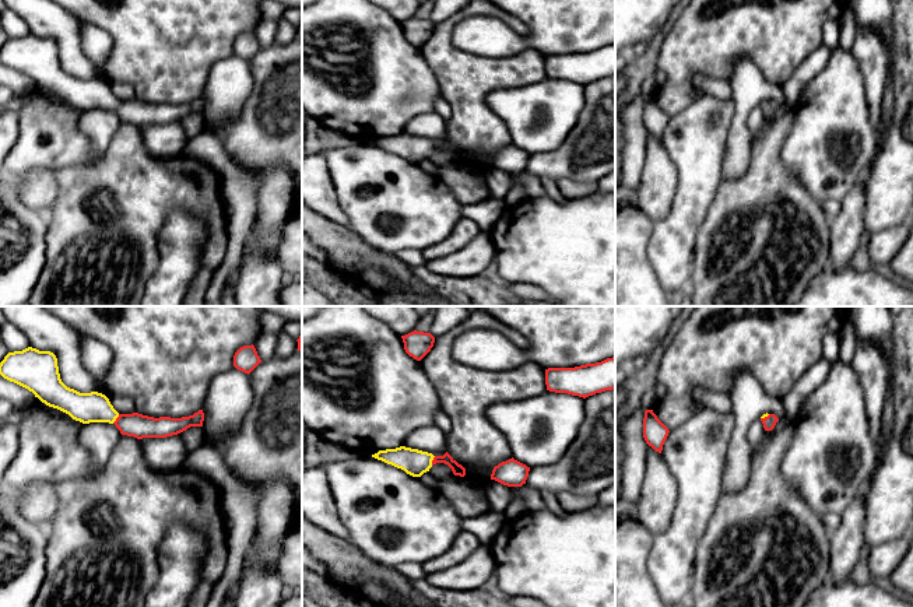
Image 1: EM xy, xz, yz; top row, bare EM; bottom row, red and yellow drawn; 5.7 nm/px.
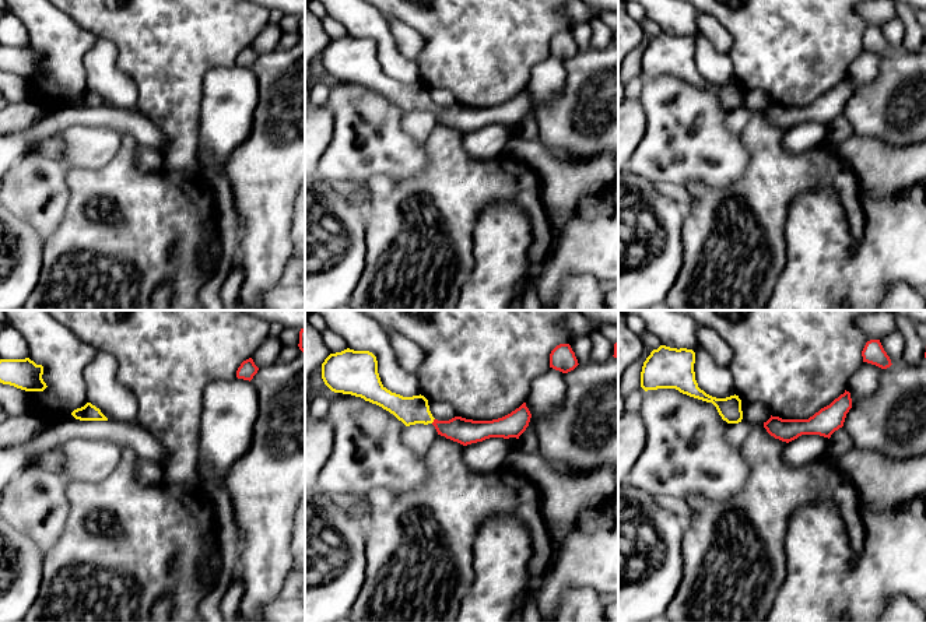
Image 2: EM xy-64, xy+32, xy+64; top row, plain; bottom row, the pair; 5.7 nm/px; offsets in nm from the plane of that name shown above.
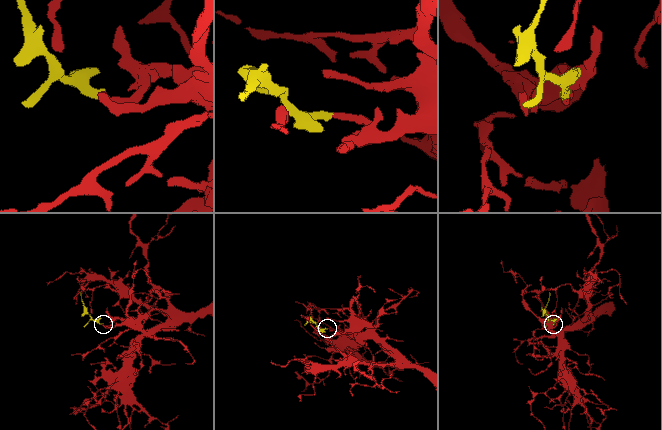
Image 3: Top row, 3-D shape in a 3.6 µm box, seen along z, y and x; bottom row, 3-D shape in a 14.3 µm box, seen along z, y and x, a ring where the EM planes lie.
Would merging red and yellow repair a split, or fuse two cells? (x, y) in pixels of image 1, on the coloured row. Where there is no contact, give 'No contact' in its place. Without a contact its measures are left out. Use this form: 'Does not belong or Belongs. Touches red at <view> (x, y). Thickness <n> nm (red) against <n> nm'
Belongs. Touches red at xy (116, 418). Thickness 140 nm (red) against 180 nm

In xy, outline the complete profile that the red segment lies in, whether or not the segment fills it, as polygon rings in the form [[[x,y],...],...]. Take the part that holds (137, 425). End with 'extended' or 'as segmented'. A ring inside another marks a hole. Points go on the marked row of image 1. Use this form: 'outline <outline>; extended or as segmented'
outline [[[32,347],[8,352],[0,362],[0,375],[76,421],[115,424],[122,435],[137,439],[178,435],[190,427],[203,427],[204,421],[203,410],[182,418],[154,418],[138,413],[119,414],[105,394],[80,393],[67,387],[60,379],[56,355]]]; extended

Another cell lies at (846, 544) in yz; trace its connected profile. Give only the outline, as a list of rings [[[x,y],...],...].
[[[871,476],[863,481],[856,498],[849,504],[840,515],[840,524],[829,541],[829,573],[828,580],[832,583],[843,583],[851,578],[851,572],[858,562],[864,537],[863,529],[865,522],[864,499],[870,488]]]

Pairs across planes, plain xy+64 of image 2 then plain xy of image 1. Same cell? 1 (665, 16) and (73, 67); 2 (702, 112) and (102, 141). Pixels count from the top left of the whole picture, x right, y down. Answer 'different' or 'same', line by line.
1: same
2: different

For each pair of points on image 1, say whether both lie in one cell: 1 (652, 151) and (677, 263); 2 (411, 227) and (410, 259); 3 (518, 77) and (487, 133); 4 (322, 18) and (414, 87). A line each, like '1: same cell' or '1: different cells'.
1: different cells
2: different cells
3: same cell
4: same cell

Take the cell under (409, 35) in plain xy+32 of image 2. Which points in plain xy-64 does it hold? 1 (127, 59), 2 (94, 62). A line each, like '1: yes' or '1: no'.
1: no
2: yes

